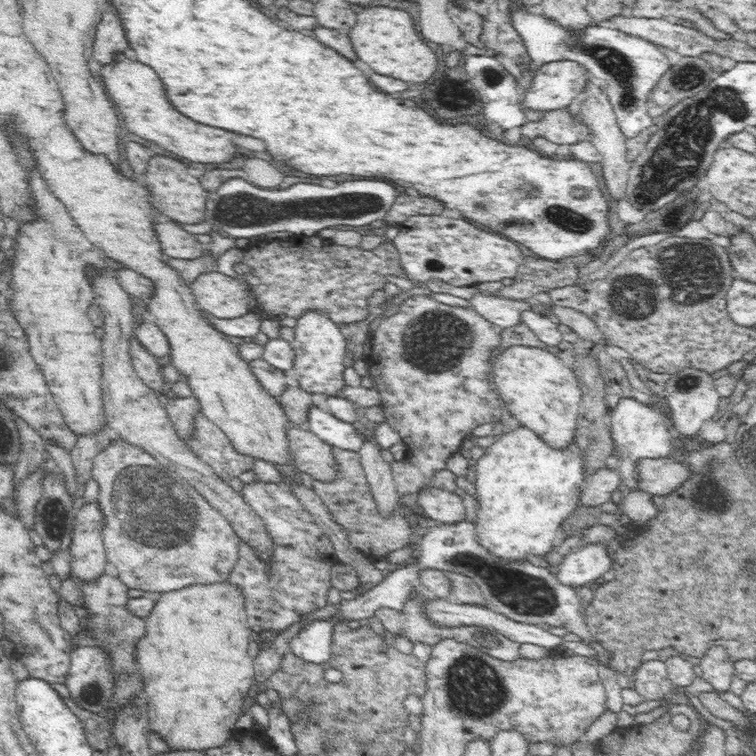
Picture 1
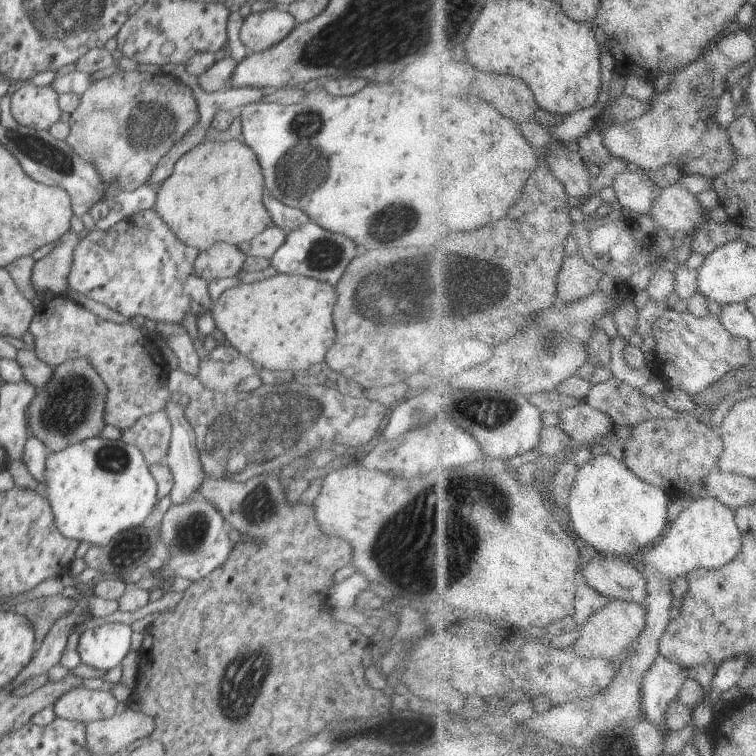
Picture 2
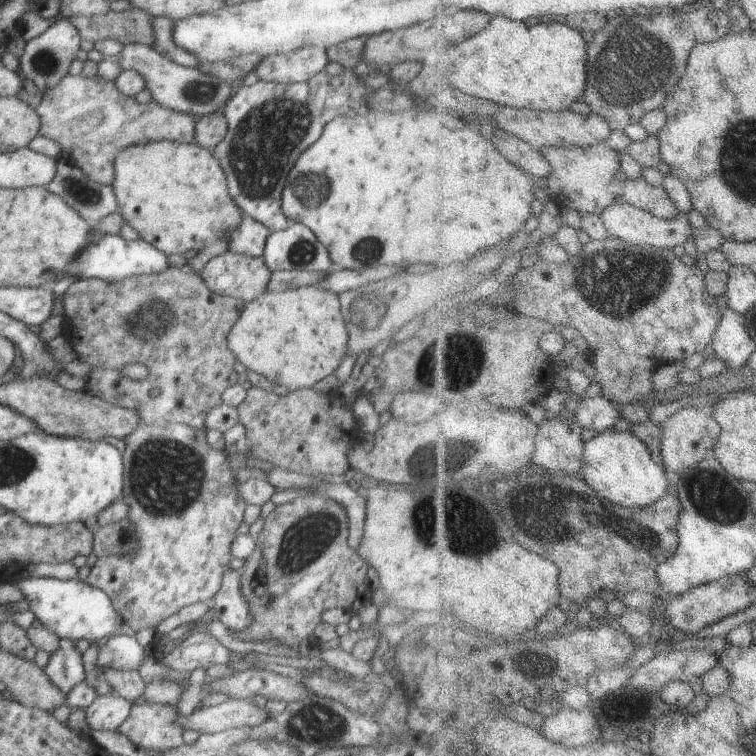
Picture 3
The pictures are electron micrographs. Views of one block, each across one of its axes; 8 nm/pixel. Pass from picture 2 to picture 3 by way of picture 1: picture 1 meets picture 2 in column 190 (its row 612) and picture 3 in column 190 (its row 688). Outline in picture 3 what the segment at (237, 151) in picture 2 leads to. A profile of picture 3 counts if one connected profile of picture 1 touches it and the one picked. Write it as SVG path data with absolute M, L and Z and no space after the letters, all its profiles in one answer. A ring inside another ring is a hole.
M158 139L140 146L130 146L115 158L115 170L111 189L117 200L118 212L132 226L143 241L157 247L167 255L194 250L196 244L218 240L236 230L242 213L228 196L226 176L218 160L195 141L183 143L170 139Z

